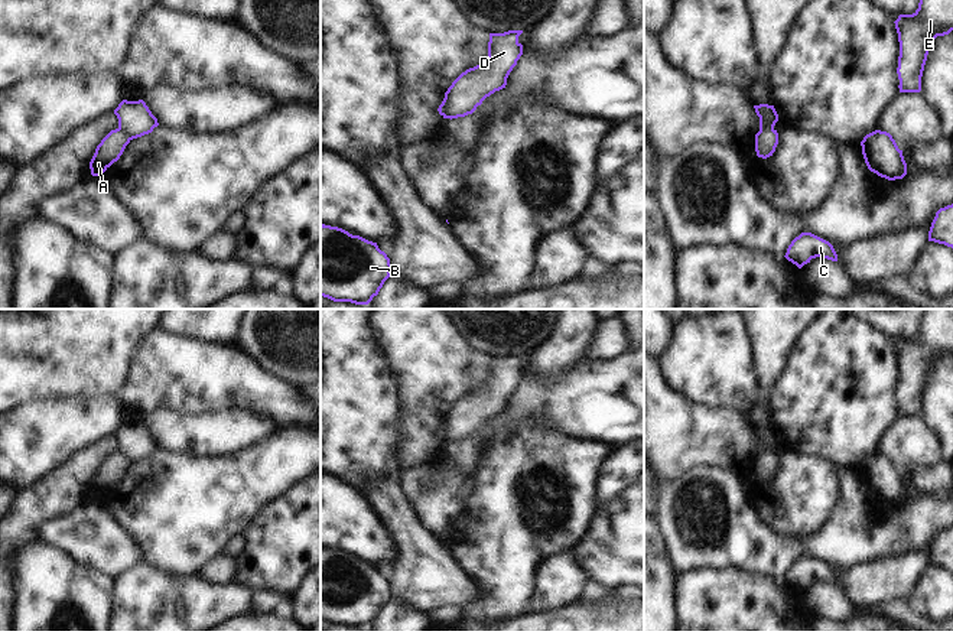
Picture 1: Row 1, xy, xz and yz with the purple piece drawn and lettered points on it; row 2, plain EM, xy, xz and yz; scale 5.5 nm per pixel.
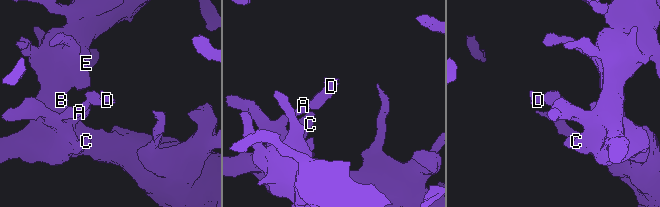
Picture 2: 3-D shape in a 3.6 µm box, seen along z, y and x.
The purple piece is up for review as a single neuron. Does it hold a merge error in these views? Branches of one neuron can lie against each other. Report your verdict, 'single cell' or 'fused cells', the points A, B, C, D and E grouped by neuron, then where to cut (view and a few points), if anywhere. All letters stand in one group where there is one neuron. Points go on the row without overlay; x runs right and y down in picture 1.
fused cells; A B C E / D; cut in yz along (773, 452), (760, 454)

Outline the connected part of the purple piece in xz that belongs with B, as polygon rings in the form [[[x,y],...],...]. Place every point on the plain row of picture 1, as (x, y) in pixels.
[[[321,549],[321,619],[368,628],[390,601],[390,582],[377,566]]]

